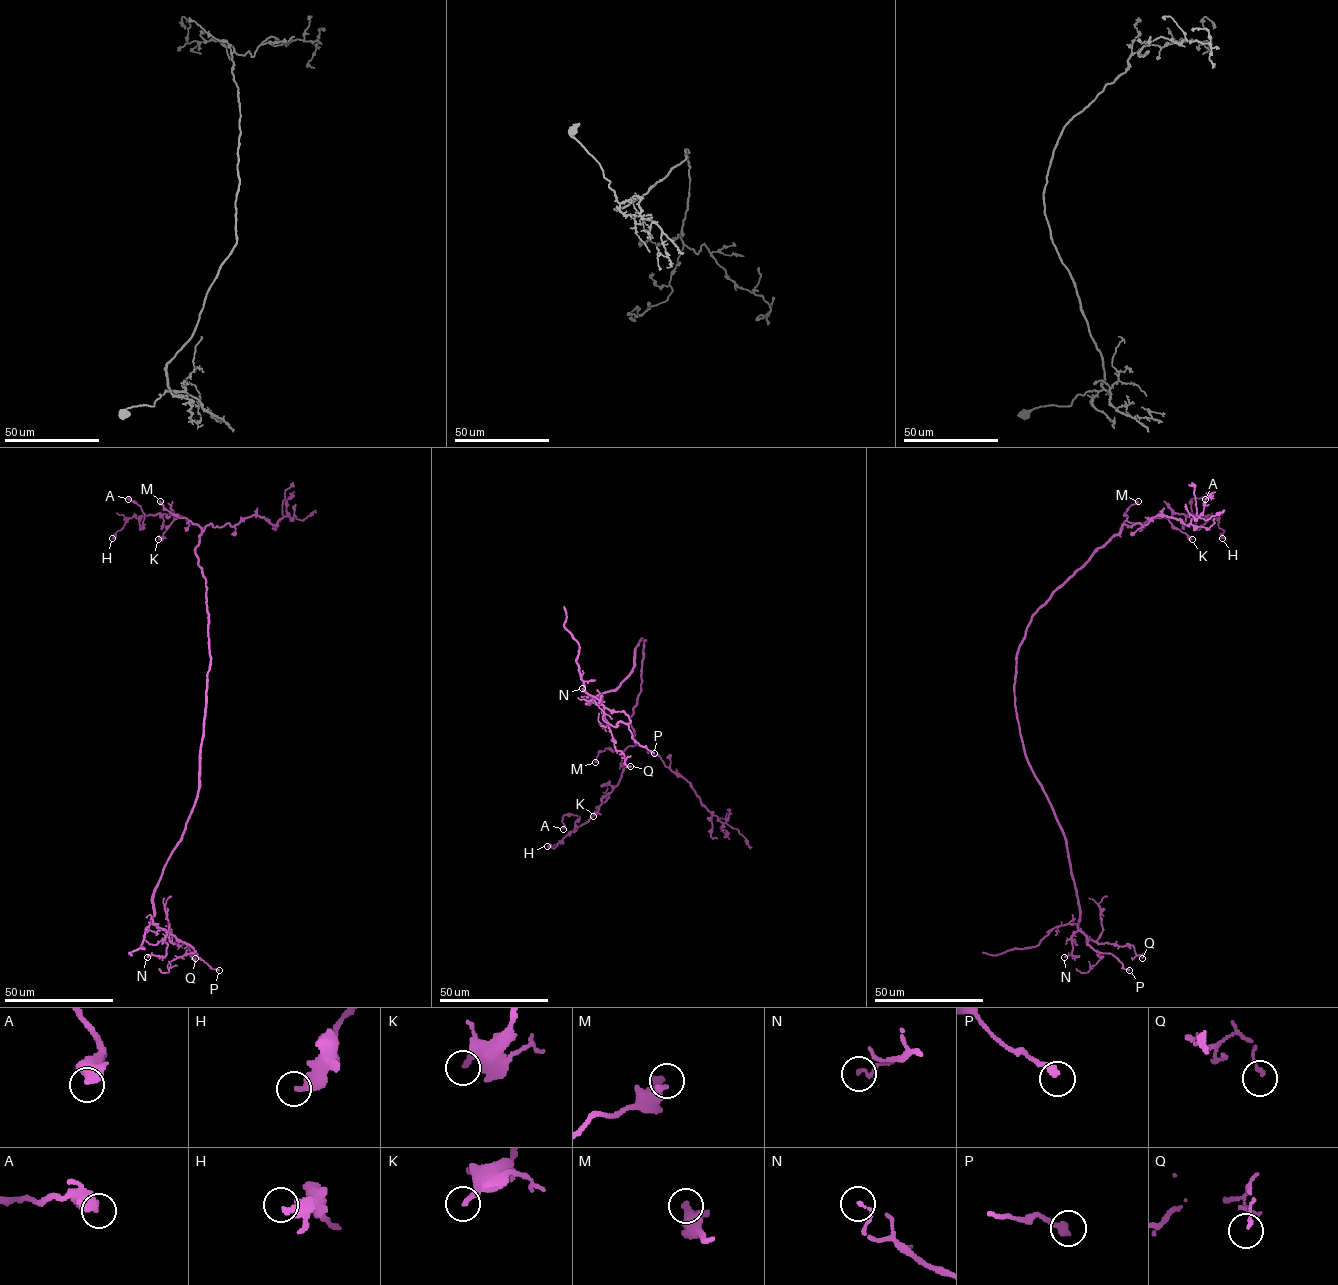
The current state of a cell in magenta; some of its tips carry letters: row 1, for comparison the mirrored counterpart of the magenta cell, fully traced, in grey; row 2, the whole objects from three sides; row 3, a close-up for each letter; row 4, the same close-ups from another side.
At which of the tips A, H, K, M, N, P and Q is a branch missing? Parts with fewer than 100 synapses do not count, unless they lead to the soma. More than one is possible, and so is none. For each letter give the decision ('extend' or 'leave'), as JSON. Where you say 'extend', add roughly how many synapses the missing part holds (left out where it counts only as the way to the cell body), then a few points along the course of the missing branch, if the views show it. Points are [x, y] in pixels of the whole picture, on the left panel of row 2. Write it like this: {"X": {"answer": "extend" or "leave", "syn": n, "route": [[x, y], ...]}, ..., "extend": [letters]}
{"A": {"answer": "leave"}, "H": {"answer": "leave"}, "K": {"answer": "leave"}, "M": {"answer": "leave"}, "N": {"answer": "leave"}, "P": {"answer": "leave"}, "Q": {"answer": "leave"}, "extend": []}

